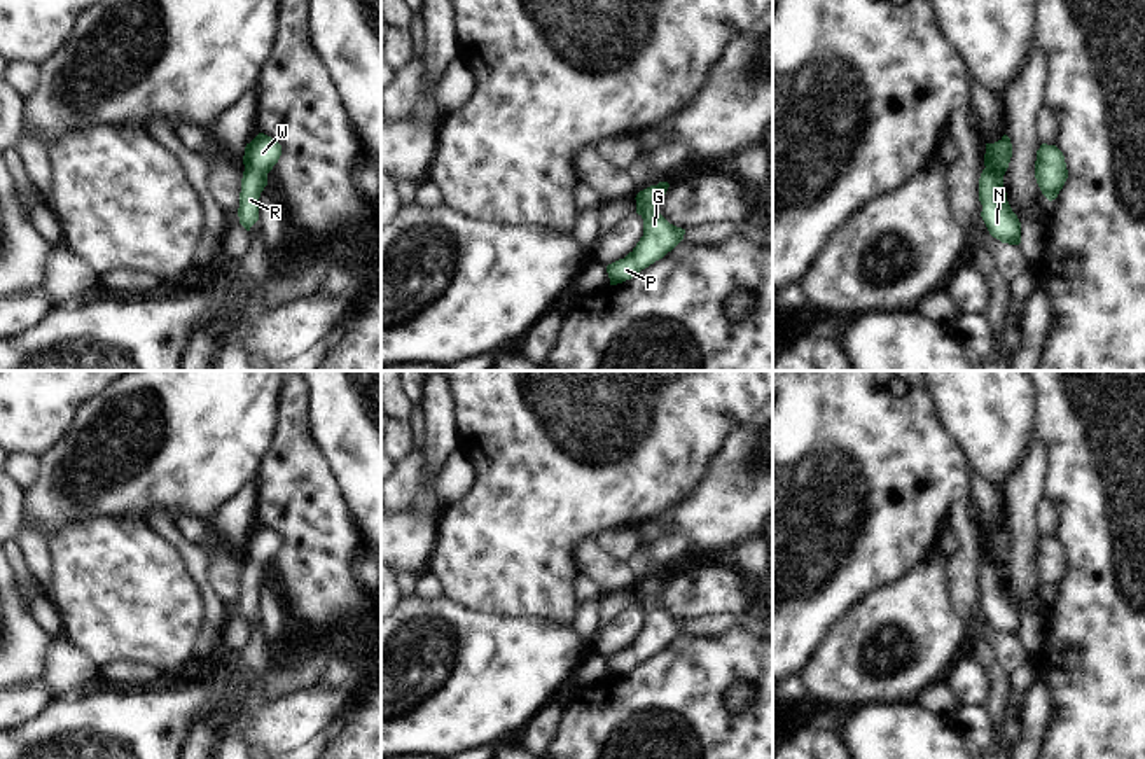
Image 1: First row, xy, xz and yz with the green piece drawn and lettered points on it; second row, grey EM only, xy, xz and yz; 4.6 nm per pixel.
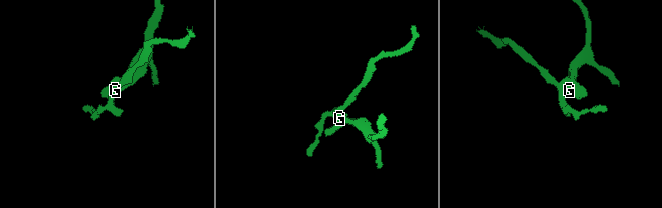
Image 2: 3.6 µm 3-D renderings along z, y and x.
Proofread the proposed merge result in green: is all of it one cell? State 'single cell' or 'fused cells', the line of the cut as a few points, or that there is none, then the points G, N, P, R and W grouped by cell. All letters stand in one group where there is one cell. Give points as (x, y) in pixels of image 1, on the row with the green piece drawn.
single cell; cut none; groups G N P R W

